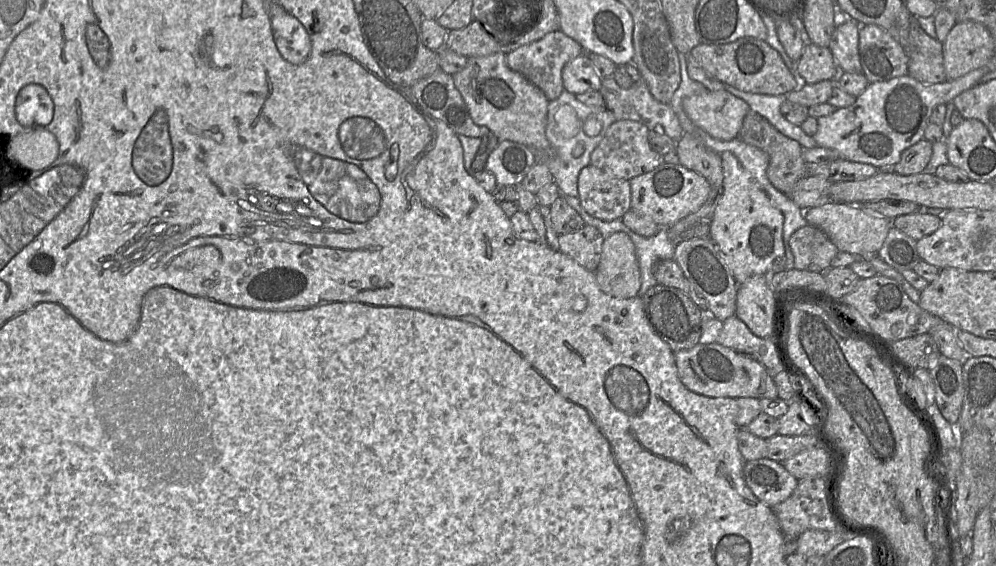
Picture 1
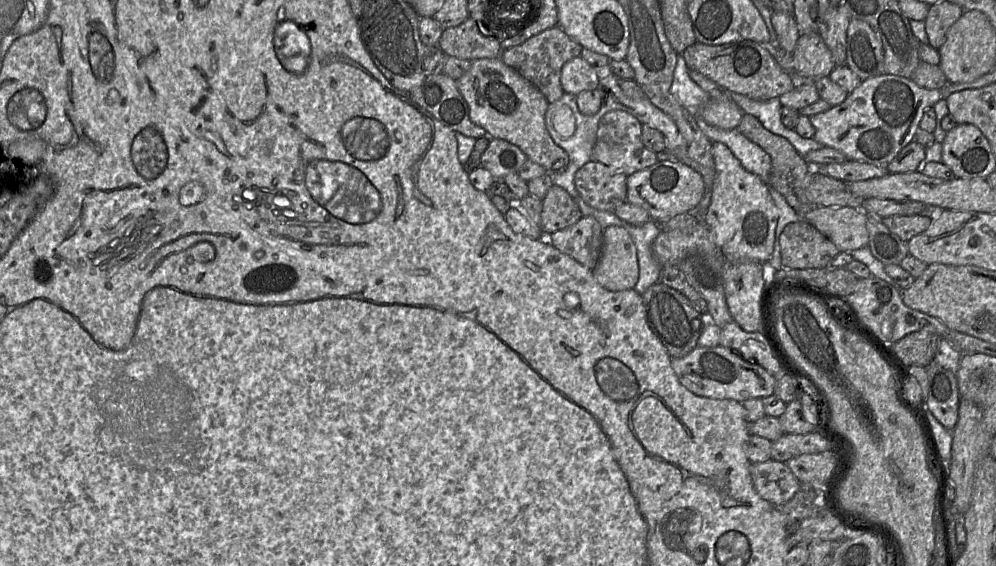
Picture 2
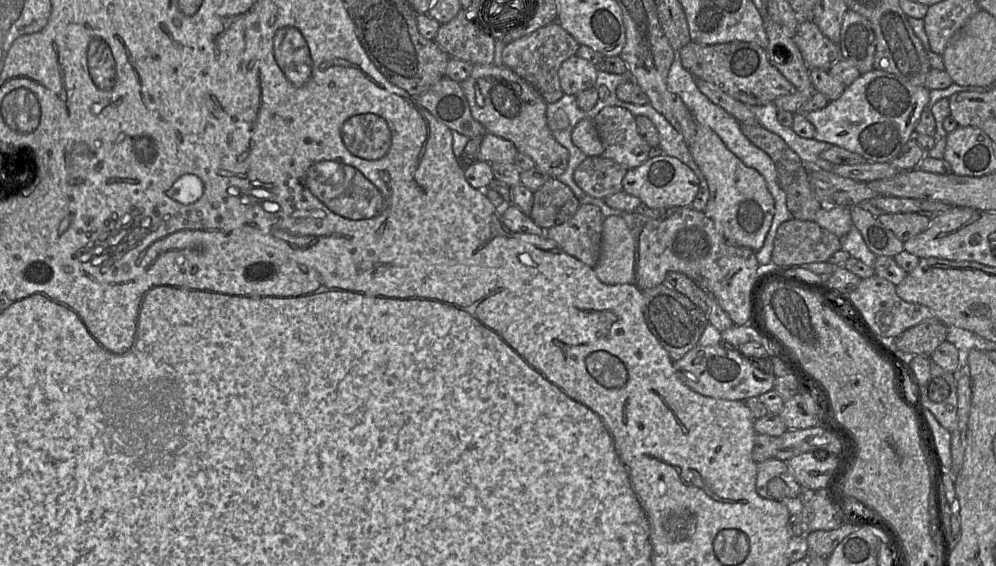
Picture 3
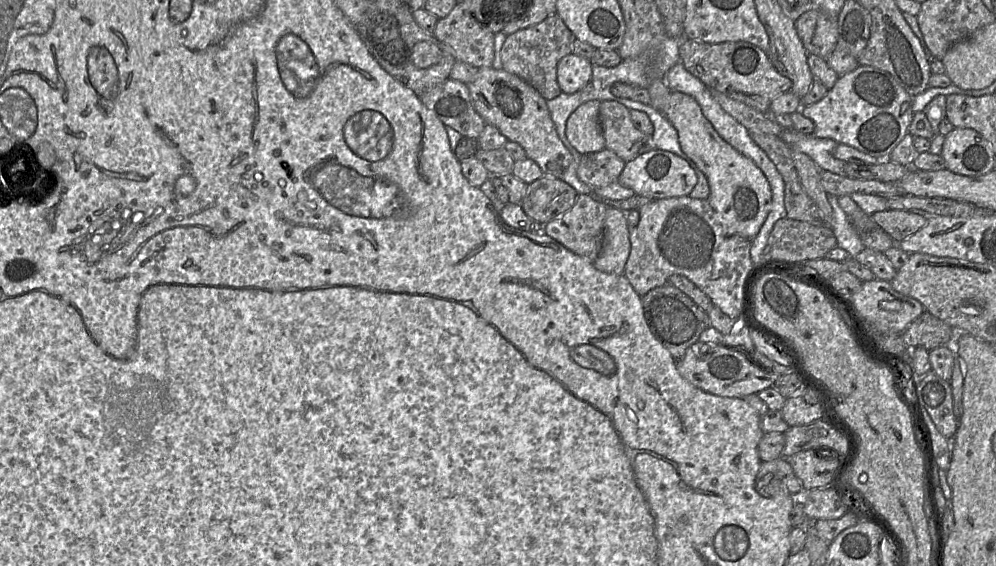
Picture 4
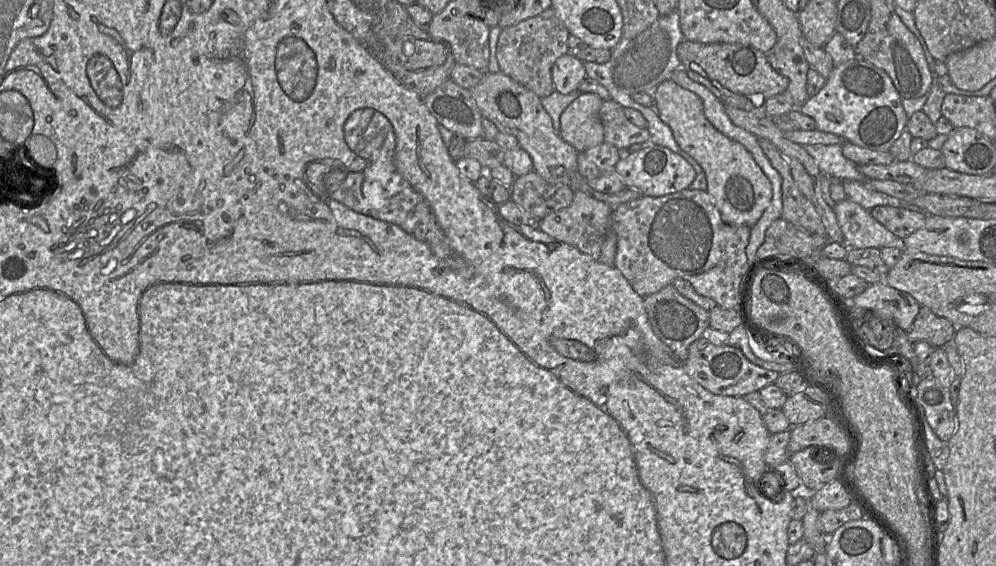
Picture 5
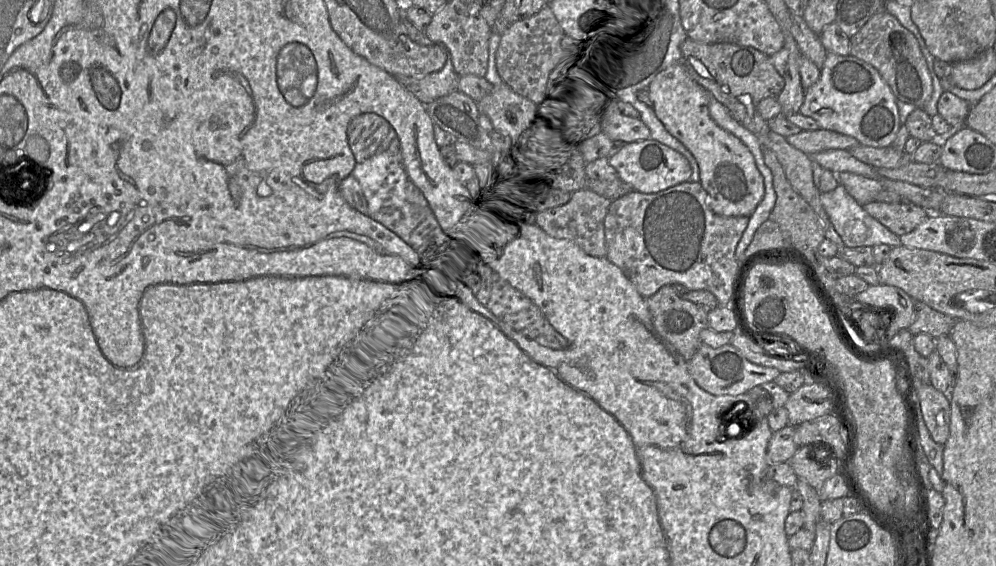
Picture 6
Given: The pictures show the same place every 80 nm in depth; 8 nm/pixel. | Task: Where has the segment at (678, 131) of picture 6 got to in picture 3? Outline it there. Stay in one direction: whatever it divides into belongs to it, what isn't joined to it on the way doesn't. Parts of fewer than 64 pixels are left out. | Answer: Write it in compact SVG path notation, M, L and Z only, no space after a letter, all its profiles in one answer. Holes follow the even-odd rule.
M697 125L690 153L703 173L709 188L709 199L704 210L723 237L731 244L757 252L764 244L775 213L774 199L765 179L753 168L746 166L709 127Z

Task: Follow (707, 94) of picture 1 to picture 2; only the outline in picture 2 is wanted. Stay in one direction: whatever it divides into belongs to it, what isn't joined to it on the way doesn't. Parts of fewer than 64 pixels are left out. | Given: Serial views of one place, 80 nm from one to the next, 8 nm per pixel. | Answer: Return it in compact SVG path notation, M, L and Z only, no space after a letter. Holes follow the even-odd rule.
M711 99L699 111L709 125L723 129L736 129L745 113L732 99Z

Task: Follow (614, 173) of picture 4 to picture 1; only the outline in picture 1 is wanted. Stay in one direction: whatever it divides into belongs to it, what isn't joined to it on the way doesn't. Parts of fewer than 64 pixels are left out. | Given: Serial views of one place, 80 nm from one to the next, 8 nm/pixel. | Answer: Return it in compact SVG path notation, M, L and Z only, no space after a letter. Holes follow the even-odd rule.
M590 164L579 173L578 198L585 211L595 218L606 222L622 219L631 209L630 182Z

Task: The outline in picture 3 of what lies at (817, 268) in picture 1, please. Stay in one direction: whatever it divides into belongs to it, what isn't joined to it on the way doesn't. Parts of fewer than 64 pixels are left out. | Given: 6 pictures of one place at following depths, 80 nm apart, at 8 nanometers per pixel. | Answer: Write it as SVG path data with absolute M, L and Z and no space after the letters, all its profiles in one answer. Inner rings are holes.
M790 219L777 229L771 261L780 267L827 262L841 249L840 239L814 221Z

